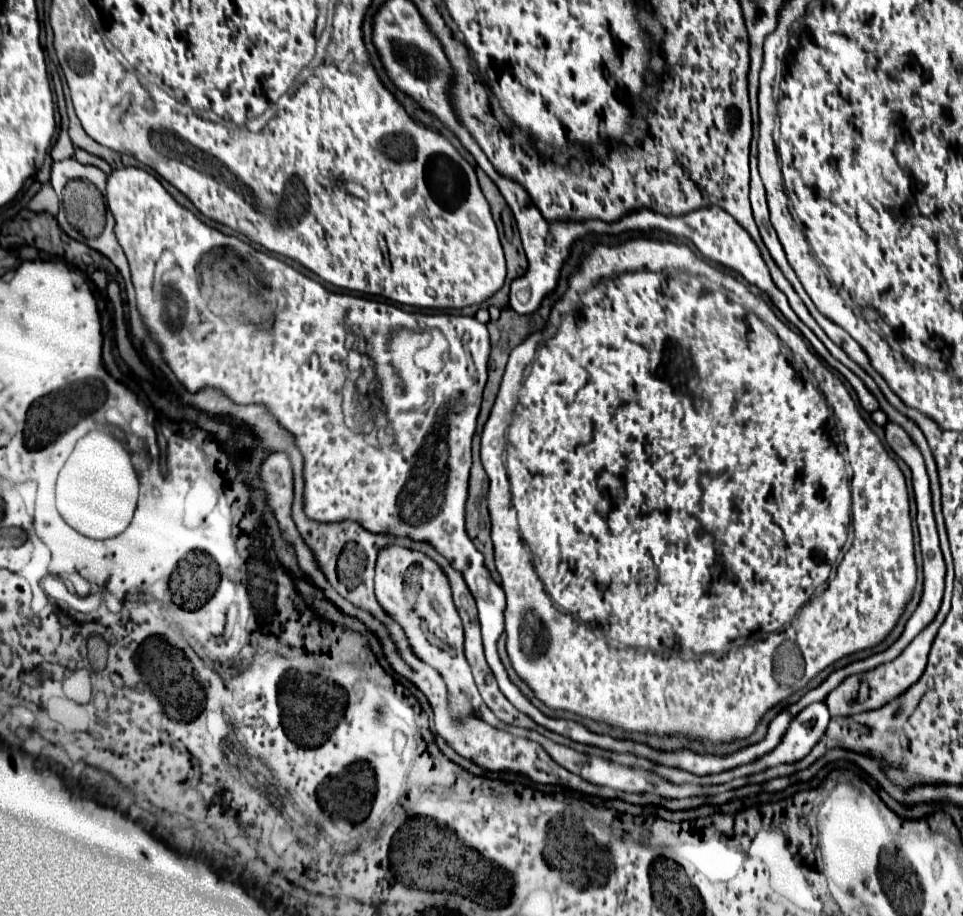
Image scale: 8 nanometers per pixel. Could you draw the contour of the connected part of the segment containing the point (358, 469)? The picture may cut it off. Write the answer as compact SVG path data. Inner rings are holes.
M136 167L114 169L112 179L108 177L106 203L108 203L108 209L116 217L116 229L114 231L116 231L116 237L120 239L120 245L124 247L124 253L126 253L130 269L132 269L132 281L134 281L134 287L136 287L138 309L144 317L144 323L152 331L154 339L160 343L164 359L168 361L168 365L176 373L176 377L186 385L186 389L188 391L200 391L204 387L218 387L236 403L264 403L266 407L270 407L270 411L276 415L280 425L284 425L288 431L292 431L296 435L296 443L298 443L298 447L304 455L304 479L306 479L306 491L304 491L306 509L304 511L310 519L316 519L316 521L352 519L352 521L362 523L366 529L370 529L374 533L384 531L384 533L394 533L394 535L402 535L402 537L408 535L408 537L420 539L420 541L430 541L444 557L448 557L452 561L452 565L458 571L464 573L464 579L466 579L466 583L468 583L468 587L470 587L470 591L476 599L478 617L480 617L480 625L482 625L482 641L484 641L486 661L496 675L500 691L506 695L506 699L516 709L520 709L522 713L532 717L538 725L542 725L550 731L566 735L566 737L570 737L572 741L578 741L578 743L588 743L588 745L596 745L596 747L602 747L602 749L614 749L614 751L628 751L628 753L634 753L634 755L648 757L656 763L682 767L682 769L696 773L696 775L720 773L720 771L738 767L742 763L750 763L752 759L756 759L756 755L764 755L764 751L772 751L772 747L776 747L776 743L780 741L780 735L784 735L784 731L788 729L792 715L800 713L810 703L824 699L848 675L870 671L872 667L878 667L880 663L886 663L886 661L892 661L894 657L898 657L904 651L904 647L936 617L936 613L940 609L942 595L944 595L946 563L944 563L944 557L942 557L942 551L940 551L936 521L934 521L934 513L932 513L930 479L928 479L928 473L926 473L926 467L924 467L924 459L922 459L920 451L914 447L908 433L904 429L900 429L898 425L888 421L886 423L886 441L892 447L892 451L900 459L904 459L912 469L912 483L914 483L914 495L916 495L916 505L918 505L918 519L916 521L918 521L918 529L920 529L920 547L922 547L922 557L924 557L924 593L922 593L922 599L920 599L916 611L912 613L912 617L908 619L904 633L898 637L898 641L894 645L890 645L886 651L874 653L874 655L860 659L860 661L852 661L846 667L832 671L828 675L828 679L824 679L816 689L810 689L798 703L786 707L786 711L780 711L770 721L766 737L762 741L748 745L748 747L742 747L740 751L728 753L728 755L694 753L690 749L660 751L660 749L648 747L646 743L636 743L632 739L614 739L610 735L592 733L578 721L550 719L548 715L544 715L538 707L534 707L526 699L526 695L510 681L506 667L502 665L496 643L498 643L500 635L504 633L506 595L504 595L504 589L492 579L492 575L490 575L490 571L484 563L484 555L474 547L474 543L472 543L472 539L466 531L466 515L464 513L466 513L470 467L472 467L472 437L474 437L476 421L478 421L478 415L480 415L482 393L484 393L484 387L486 387L486 381L488 381L488 359L490 359L490 351L492 351L488 327L478 323L474 317L458 317L458 315L450 317L446 313L442 313L442 315L409 313L386 302L376 302L350 293L328 291L322 283L306 277L303 273L298 273L296 269L292 269L284 261L270 257L270 255L254 249L251 244L238 239L238 237L224 235L222 231L201 222L190 209L182 207L172 197L154 175L150 175L144 169L136 169ZM226 247L230 247L234 253L238 253L240 258L246 261L250 271L254 273L263 288L264 283L266 283L272 289L272 293L276 293L278 305L276 305L276 313L274 313L274 323L270 327L266 327L266 317L254 317L252 321L226 321L226 319L214 315L214 311L208 307L208 303L204 303L201 298L201 280L197 267L206 253L210 253L214 249L226 249ZM386 321L404 321L404 325L410 327L410 329L397 328L392 330L385 346L382 347L383 341L377 340L378 330L376 329L388 325ZM432 329L438 329L444 335L444 348L439 351L439 356L434 354L433 351L431 352L429 348L426 349L416 360L424 373L420 373L420 371L416 371L416 374L409 373L406 370L406 362L412 359L416 353L414 342L417 340L431 341ZM353 342L358 343L360 351L365 351L367 346L373 347L370 358L378 377L380 406L383 406L383 410L380 412L379 403L377 403L379 399L376 399L375 394L373 394L373 398L370 394L370 398L360 399L359 417L363 419L361 424L364 427L364 431L361 433L352 431L344 423L344 413L342 413L342 389L344 389L344 383L346 383L346 377L348 377L347 358ZM380 430L384 430L392 437L392 451L382 451L377 440L377 433Z

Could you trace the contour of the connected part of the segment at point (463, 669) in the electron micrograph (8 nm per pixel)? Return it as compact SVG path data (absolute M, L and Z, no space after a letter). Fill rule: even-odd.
M384 545L376 561L376 599L378 603L404 627L404 633L414 649L414 653L440 671L448 683L448 697L452 707L452 717L462 717L466 713L476 713L494 727L504 727L504 723L492 713L484 703L474 683L470 665L464 655L464 627L460 613L452 599L452 589L442 567L426 553L412 551L400 545Z

